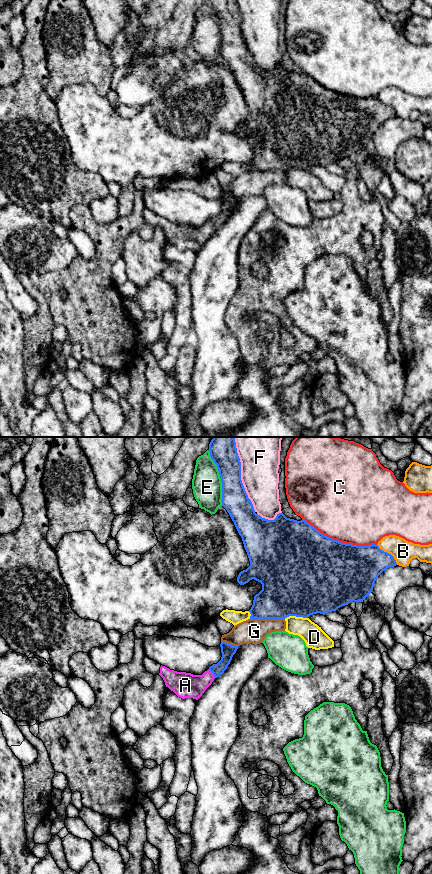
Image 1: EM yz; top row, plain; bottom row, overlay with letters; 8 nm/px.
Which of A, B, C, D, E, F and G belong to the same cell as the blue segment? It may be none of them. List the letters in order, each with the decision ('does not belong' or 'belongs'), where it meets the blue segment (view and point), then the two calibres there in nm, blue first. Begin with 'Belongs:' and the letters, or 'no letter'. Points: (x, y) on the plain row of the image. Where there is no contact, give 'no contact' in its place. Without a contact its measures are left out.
Belongs: A
A: belongs | yz (212, 224) | 110/200 nm
B: does not belong | yz (388, 105) | 320/180 nm
C: does not belong | yz (338, 93) | 500/500 nm
D: does not belong | yz (295, 167) | 500/170 nm
E: does not belong | yz (220, 29) | 220/240 nm
F: does not belong | yz (241, 32) | 220/300 nm
G: does not belong | yz (267, 170) | 380/200 nm

